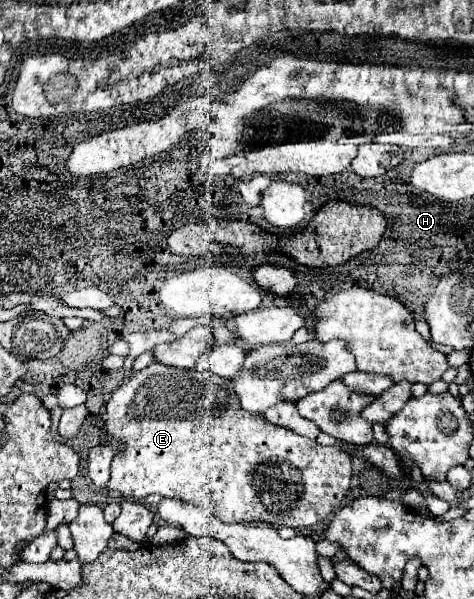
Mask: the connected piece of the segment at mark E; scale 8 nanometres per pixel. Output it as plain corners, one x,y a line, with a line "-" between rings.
150,364
148,368
144,368
142,372
136,372
134,378
116,388
114,394
110,396
110,400
106,402
104,408
104,418
106,418
106,428
108,434
112,434
112,438
116,438
118,442
124,444
124,454
122,458
114,458
112,460
112,476
110,476
110,488
114,492
120,492
122,496
130,498
144,498
148,494
160,494
160,496
168,496
168,498
180,498
184,502
192,502
204,508
210,508
222,522
228,524
236,524
236,522
268,522
274,526
290,526
294,530
304,530
310,526
320,524
322,520
326,520
344,500
344,496
350,490
350,480
352,480
352,456
340,448
334,446
320,446
318,442
298,436
296,432
278,426
278,424
270,424
264,422
264,418
260,414
252,414
246,412
236,394
234,394
234,386
226,380
220,378
216,374
210,372
198,372
198,370
180,370
180,368
172,368
172,366
162,366
162,364

